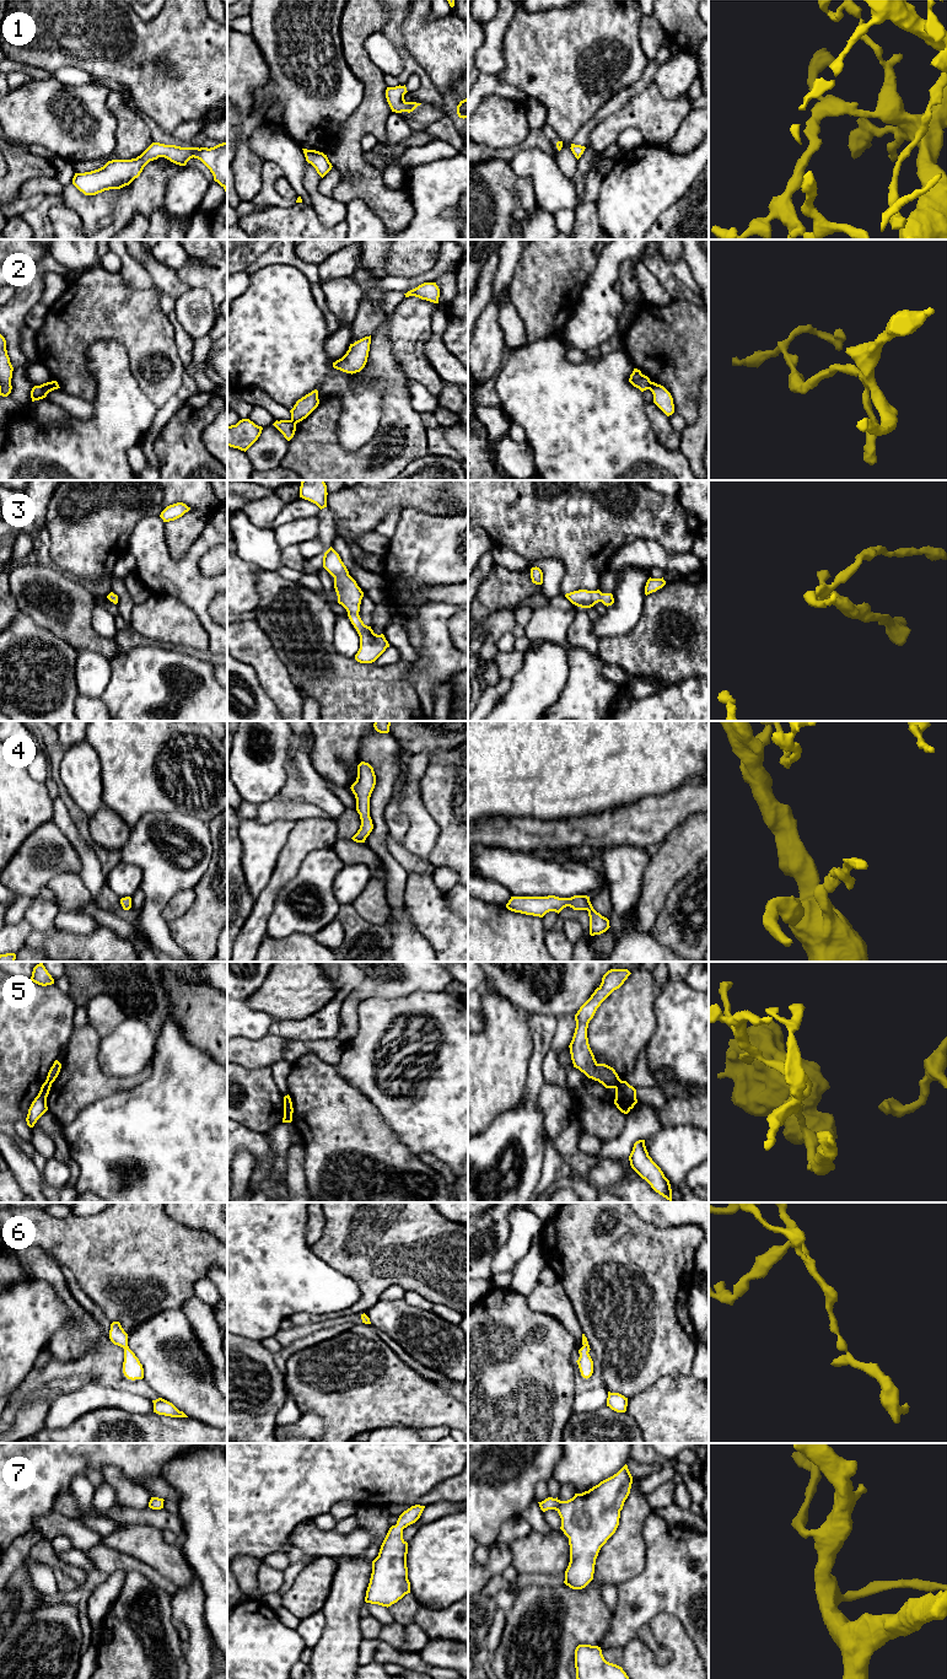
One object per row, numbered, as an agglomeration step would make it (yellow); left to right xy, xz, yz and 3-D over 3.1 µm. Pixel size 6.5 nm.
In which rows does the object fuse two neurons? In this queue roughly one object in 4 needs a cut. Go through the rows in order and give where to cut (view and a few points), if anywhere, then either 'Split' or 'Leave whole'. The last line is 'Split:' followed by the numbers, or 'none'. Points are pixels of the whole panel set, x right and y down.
1: No split. Leave whole
2: Split along yz (651, 382), (649, 388). Split
3: No split. Leave whole
4: No split. Leave whole
5: Split along yz (622, 1081), (615, 1088). Split
6: No split. Leave whole
7: No split. Leave whole
Split: 2, 5

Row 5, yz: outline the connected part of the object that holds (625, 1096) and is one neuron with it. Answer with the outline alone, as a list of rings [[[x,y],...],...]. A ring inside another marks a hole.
[[[622,1081],[615,1088],[614,1104],[622,1113],[628,1114],[636,1103],[636,1089],[626,1081]]]

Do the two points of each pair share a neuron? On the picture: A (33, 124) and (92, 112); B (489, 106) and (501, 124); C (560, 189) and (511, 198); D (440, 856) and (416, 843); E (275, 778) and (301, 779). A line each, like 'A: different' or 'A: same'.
A: same
B: same
C: different
D: different
E: different

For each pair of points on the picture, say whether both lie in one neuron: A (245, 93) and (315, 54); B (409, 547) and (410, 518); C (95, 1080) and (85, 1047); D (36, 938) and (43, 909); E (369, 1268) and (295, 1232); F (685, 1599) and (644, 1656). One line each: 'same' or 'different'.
A: different
B: same
C: same
D: different
E: different
F: different

